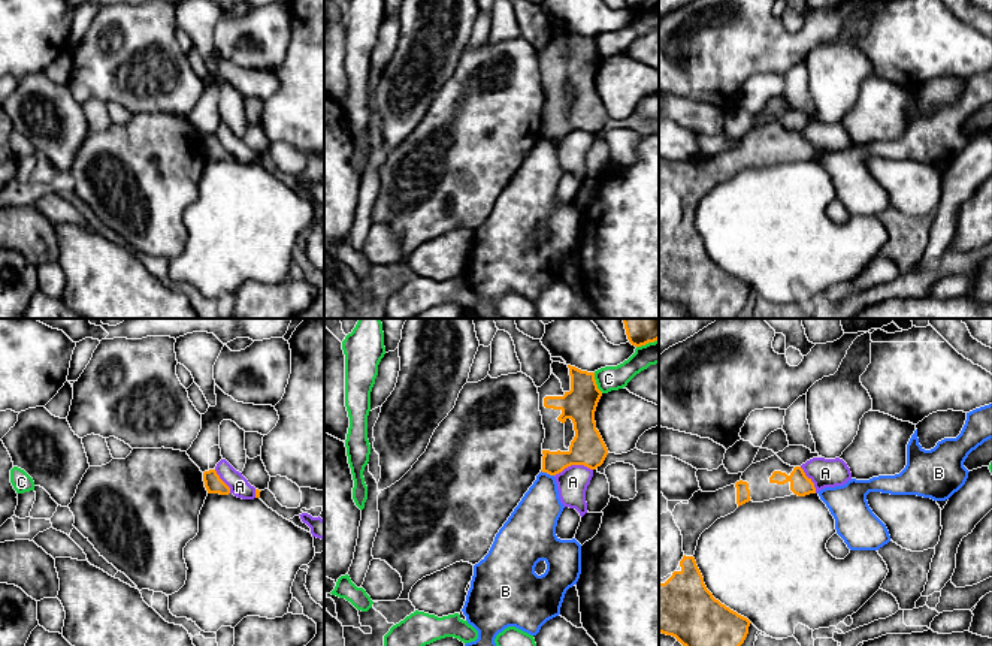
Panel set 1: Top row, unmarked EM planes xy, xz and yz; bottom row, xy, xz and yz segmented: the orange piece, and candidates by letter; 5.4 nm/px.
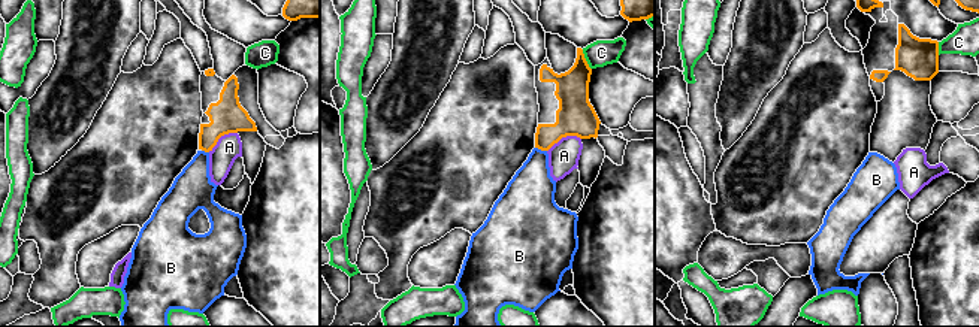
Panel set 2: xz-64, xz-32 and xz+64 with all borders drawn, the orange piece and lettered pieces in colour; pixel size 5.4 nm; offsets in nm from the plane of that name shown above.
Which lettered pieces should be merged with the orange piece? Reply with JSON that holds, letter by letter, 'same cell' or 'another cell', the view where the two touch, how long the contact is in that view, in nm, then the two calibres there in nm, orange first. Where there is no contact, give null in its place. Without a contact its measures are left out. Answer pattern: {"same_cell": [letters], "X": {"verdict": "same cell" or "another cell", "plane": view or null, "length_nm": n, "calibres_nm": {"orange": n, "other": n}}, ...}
{"same_cell": [], "A": {"verdict": "another cell", "plane": "xz", "length_nm": 220, "calibres_nm": {"orange": 190, "other": 170}}, "B": {"verdict": "another cell", "plane": "xz", "length_nm": 80, "calibres_nm": {"orange": 180, "other": 240}}, "C": {"verdict": "another cell", "plane": "xz", "length_nm": 120, "calibres_nm": {"orange": 180, "other": 130}}}

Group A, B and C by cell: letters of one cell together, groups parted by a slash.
A / B / C

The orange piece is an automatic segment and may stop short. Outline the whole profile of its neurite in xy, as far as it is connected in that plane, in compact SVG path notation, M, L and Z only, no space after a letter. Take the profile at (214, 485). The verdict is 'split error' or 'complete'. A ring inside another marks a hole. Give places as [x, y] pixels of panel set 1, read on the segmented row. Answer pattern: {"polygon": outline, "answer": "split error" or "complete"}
{"polygon": "M215 470L203 473L203 482L208 493L229 495L230 487L220 479Z", "answer": "complete"}

